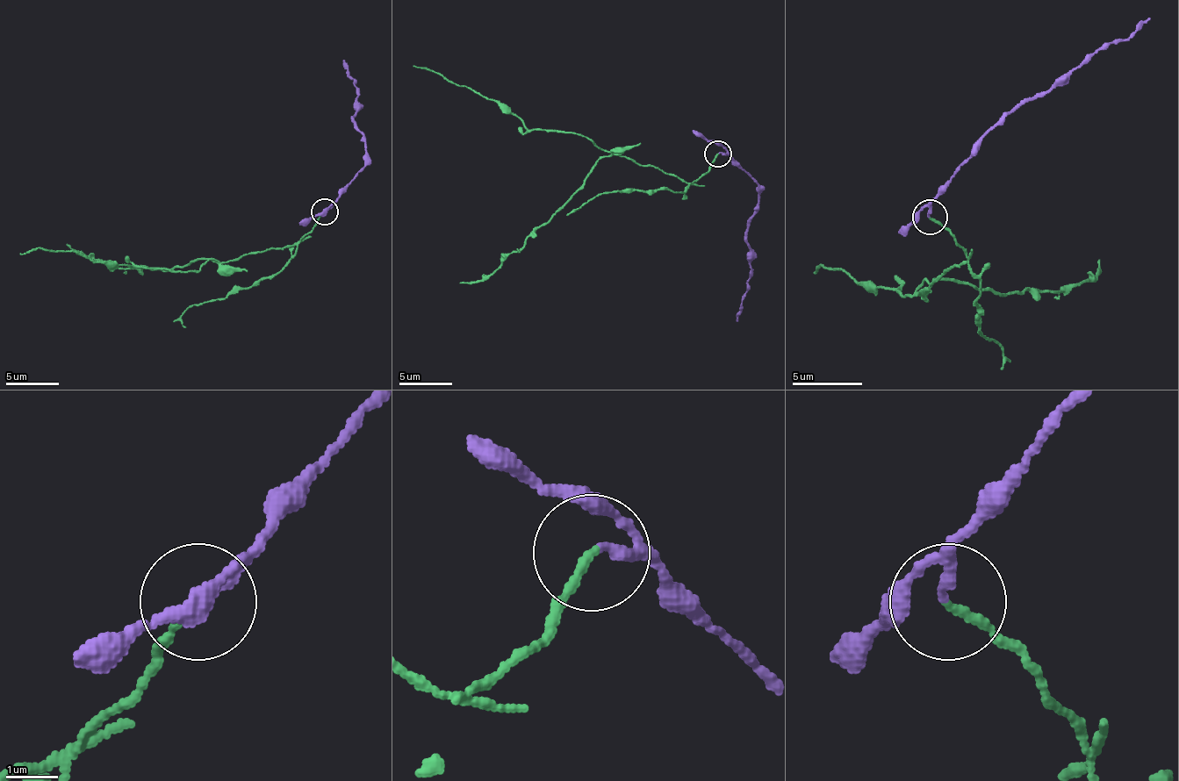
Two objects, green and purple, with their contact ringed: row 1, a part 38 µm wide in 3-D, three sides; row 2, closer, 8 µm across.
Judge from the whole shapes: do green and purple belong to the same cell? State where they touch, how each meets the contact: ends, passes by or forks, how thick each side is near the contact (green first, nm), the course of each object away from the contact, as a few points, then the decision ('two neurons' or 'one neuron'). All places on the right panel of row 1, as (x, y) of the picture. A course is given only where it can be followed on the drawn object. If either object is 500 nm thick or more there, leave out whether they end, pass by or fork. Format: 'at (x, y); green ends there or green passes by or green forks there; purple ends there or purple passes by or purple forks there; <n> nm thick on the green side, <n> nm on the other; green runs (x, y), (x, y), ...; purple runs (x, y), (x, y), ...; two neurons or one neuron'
at (930, 217); green ends there; purple ends there; 160 nm thick on the green side, 200 nm on the other; green runs (930, 218), (969, 256), (930, 284), (923, 281), (906, 295), (867, 288), (846, 270), (818, 267), (815, 274); purple runs (930, 218), (938, 190), (969, 159), (982, 138), (1031, 99), (1056, 89), (1105, 50), (1130, 39), (1151, 18); two neurons

